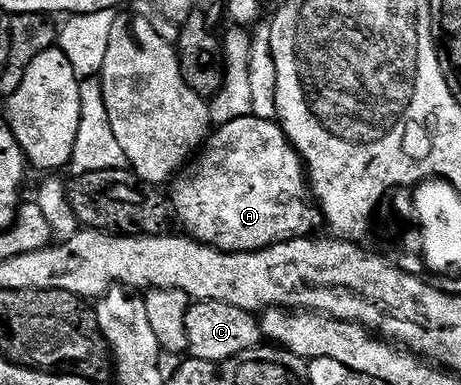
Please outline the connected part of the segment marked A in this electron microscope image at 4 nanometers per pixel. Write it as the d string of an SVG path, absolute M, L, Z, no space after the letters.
M252 114L243 117L239 121L231 121L225 127L217 127L210 134L207 146L200 152L196 163L197 172L186 170L184 173L178 174L171 183L171 188L173 187L173 191L171 190L173 207L176 216L179 218L180 226L181 223L185 226L184 234L188 238L196 239L199 243L206 243L207 246L214 247L220 251L261 251L264 247L270 247L276 243L286 243L292 239L304 239L312 236L314 233L320 232L317 230L323 227L321 208L311 190L310 184L307 182L307 168L301 156L297 154L293 144L289 142L289 138L274 120L259 119Z

